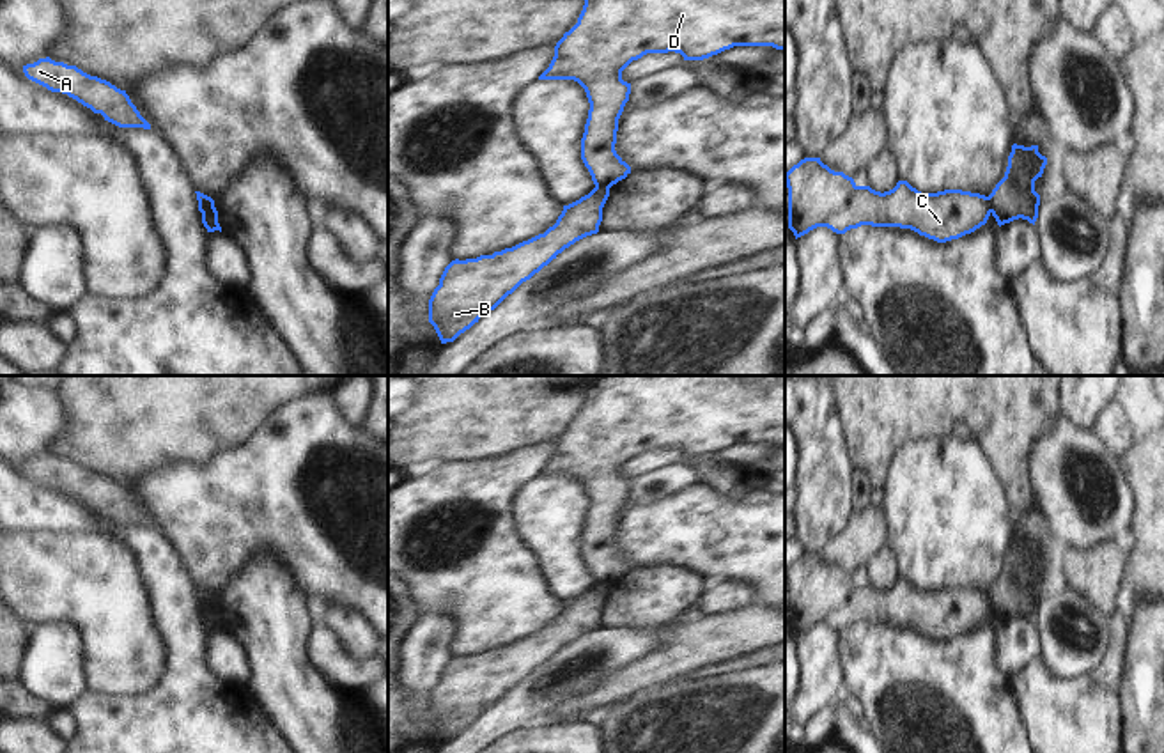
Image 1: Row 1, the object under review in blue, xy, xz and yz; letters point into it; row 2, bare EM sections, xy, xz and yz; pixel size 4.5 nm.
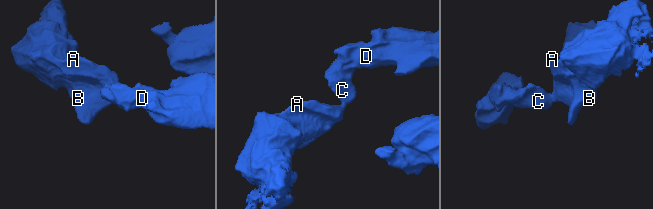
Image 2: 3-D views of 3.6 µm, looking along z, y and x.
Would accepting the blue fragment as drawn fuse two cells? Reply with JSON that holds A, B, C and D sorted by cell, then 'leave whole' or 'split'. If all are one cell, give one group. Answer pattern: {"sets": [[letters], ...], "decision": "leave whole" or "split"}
{"sets": [["A", "B"], ["C", "D"]], "decision": "split"}

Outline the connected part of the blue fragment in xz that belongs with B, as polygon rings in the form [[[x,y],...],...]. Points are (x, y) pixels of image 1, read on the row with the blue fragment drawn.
[[[595,184],[595,188],[579,200],[563,206],[556,223],[544,234],[523,241],[512,248],[494,252],[493,255],[480,255],[477,259],[452,260],[429,299],[429,322],[434,326],[441,344],[454,342],[461,333],[469,330],[480,317],[494,310],[508,294],[512,294],[523,282],[530,280],[544,266],[547,266],[558,253],[576,241],[597,234],[602,221],[602,207],[609,197],[608,184]]]

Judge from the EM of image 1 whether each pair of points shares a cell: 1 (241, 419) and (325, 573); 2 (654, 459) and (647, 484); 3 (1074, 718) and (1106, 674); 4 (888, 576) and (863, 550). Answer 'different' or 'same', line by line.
1: different
2: different
3: different
4: different

